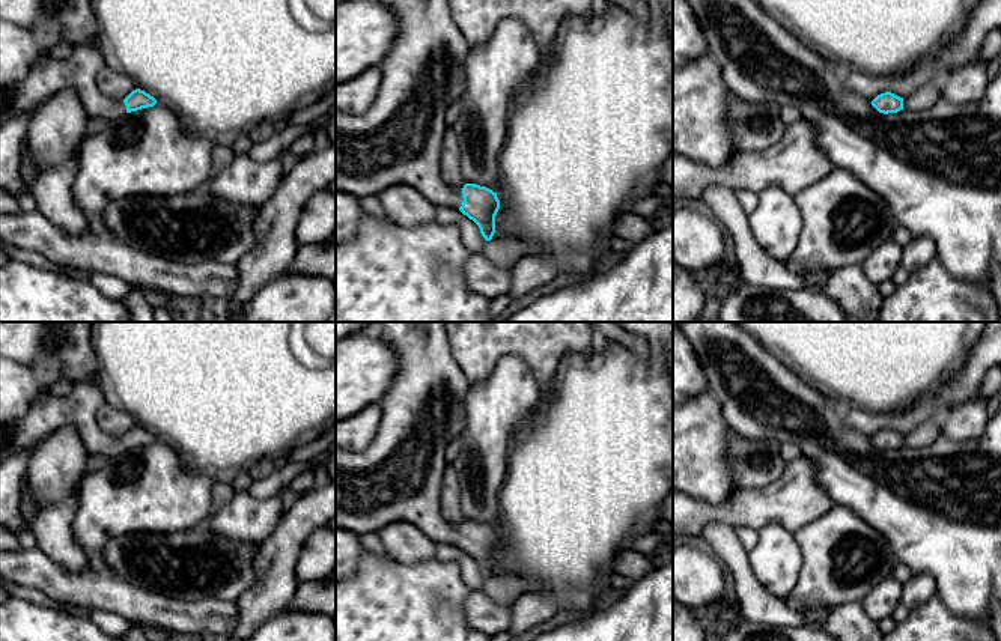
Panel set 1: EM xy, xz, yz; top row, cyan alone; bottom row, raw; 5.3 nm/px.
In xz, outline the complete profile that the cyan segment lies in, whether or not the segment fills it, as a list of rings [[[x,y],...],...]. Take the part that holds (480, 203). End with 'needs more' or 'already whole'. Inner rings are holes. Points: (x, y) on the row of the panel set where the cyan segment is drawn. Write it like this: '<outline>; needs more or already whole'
[[[381,0],[399,20],[399,32],[393,47],[381,60],[382,72],[378,95],[363,114],[348,114],[336,110],[336,188],[357,197],[378,196],[393,185],[409,185],[437,206],[459,209],[473,220],[482,236],[491,241],[495,233],[495,215],[500,209],[497,193],[476,184],[462,190],[450,187],[440,173],[440,153],[446,134],[447,108],[458,101],[465,89],[465,62],[471,45],[455,24],[449,0]]]; needs more

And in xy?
[[[98,44],[75,45],[69,59],[41,56],[26,78],[6,89],[8,117],[33,114],[47,99],[65,89],[80,96],[89,116],[107,122],[125,113],[154,107],[157,99],[145,90],[132,90],[123,101],[110,99],[96,86],[96,75],[104,68],[104,57]]]; needs more

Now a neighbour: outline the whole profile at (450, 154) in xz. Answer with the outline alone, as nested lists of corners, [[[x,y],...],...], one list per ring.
[[[452,126],[446,128],[446,134],[443,137],[440,173],[450,187],[459,190],[464,188],[465,181],[461,172],[461,146]]]

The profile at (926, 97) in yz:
[[[932,83],[932,84],[923,86],[912,96],[903,99],[903,108],[906,110],[930,108],[939,98],[941,92],[942,92],[941,83]]]

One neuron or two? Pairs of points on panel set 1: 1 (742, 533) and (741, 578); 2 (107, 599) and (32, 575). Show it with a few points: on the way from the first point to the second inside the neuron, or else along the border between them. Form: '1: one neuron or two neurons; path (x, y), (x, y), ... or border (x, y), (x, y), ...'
1: two neurons; border (732, 527), (747, 552)
2: one neuron; path (89, 589), (73, 589), (50, 578)

